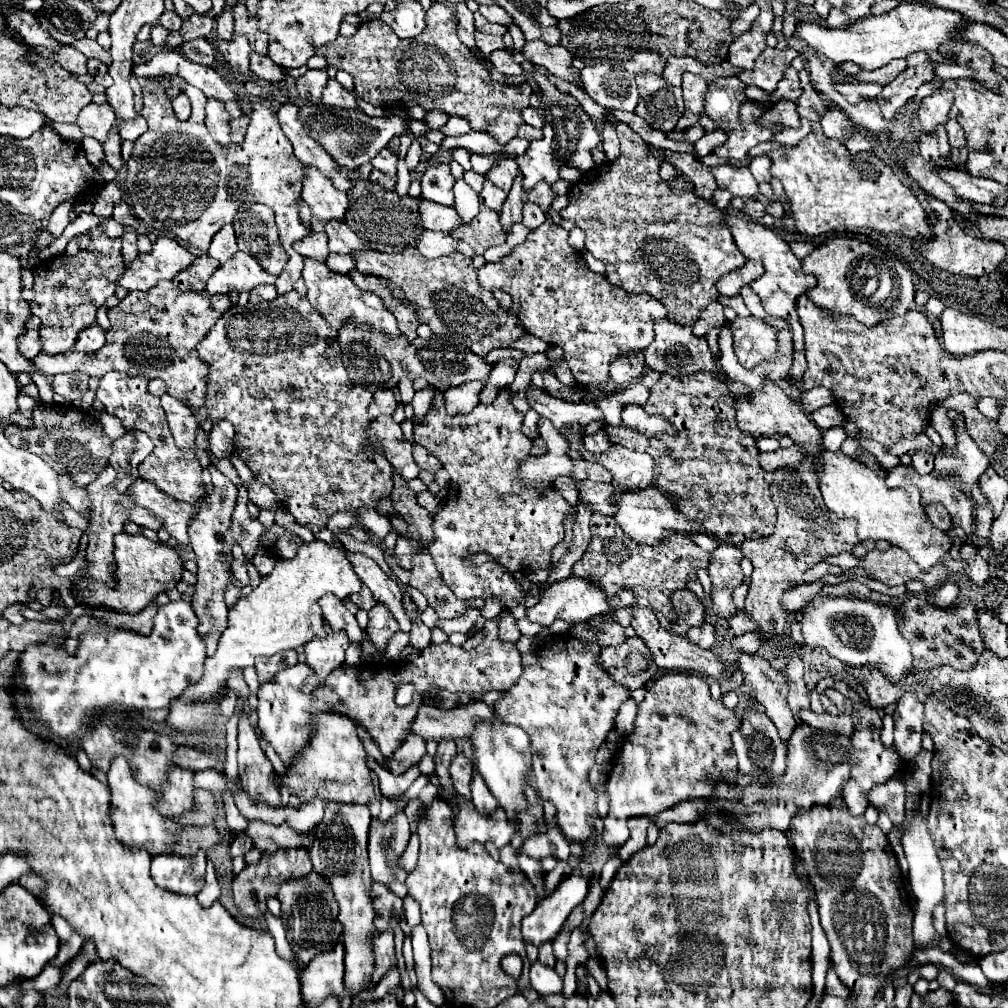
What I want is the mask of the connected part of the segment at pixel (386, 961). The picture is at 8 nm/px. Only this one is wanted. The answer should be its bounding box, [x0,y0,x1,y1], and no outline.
[374,932,396,982]

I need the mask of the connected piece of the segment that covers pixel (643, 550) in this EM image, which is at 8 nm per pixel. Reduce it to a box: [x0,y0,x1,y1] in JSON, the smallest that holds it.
[572,512,710,622]

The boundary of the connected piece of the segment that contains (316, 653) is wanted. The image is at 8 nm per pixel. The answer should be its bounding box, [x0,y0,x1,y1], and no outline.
[304,630,350,680]

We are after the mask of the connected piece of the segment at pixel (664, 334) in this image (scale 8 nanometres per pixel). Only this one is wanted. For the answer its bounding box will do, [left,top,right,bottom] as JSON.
[642,320,728,384]

